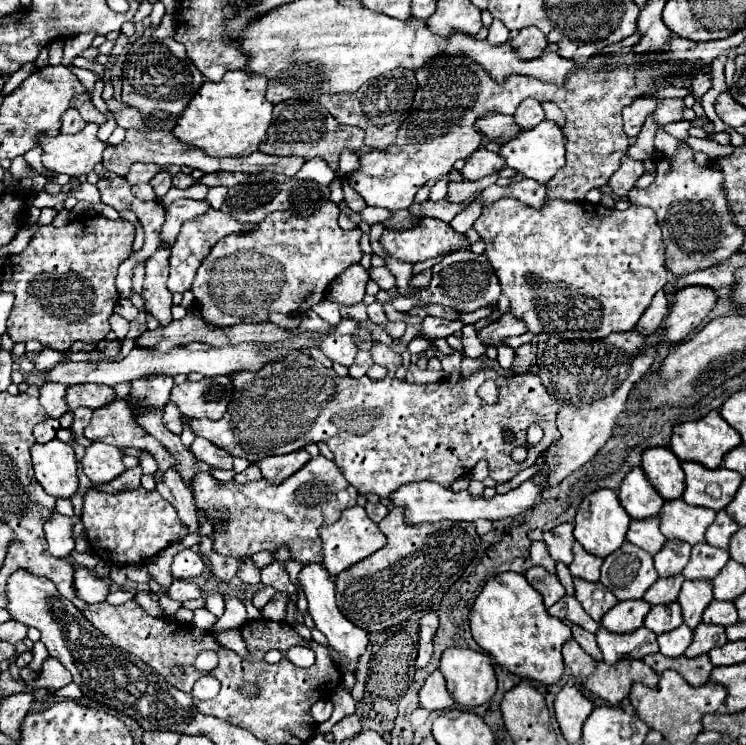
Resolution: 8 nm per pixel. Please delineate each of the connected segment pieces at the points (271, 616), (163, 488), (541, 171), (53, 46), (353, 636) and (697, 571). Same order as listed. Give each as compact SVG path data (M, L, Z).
M279 592L279 594L275 594L275 598L279 598L279 600L269 602L261 610L263 618L267 618L267 620L283 620L285 618L285 598L289 598L289 596L285 592Z
M169 468L161 482L157 484L157 492L175 506L179 520L183 520L185 528L189 530L189 534L199 534L199 520L197 520L197 508L195 508L195 500L193 500L193 492L183 484L181 476Z
M543 120L539 126L531 128L531 130L521 130L515 138L507 140L503 146L501 146L501 156L505 158L507 166L521 172L525 178L533 178L541 184L549 182L559 168L563 168L565 164L565 136L563 136L563 130L559 130L557 124L551 124L549 120Z
M53 40L49 44L49 64L61 64L61 58L63 58L63 42Z
M307 564L301 568L299 572L299 584L307 596L307 602L309 602L309 614L317 626L317 630L321 630L329 644L339 652L341 656L341 664L355 672L355 666L357 666L357 658L365 652L367 648L367 632L363 632L361 628L357 628L355 624L351 624L337 608L337 602L335 602L335 584L333 580L329 580L329 574L325 572L325 568L321 564Z
M707 542L697 544L691 550L691 558L683 568L683 576L687 580L713 580L721 568L727 564L729 554L721 548L713 548Z

